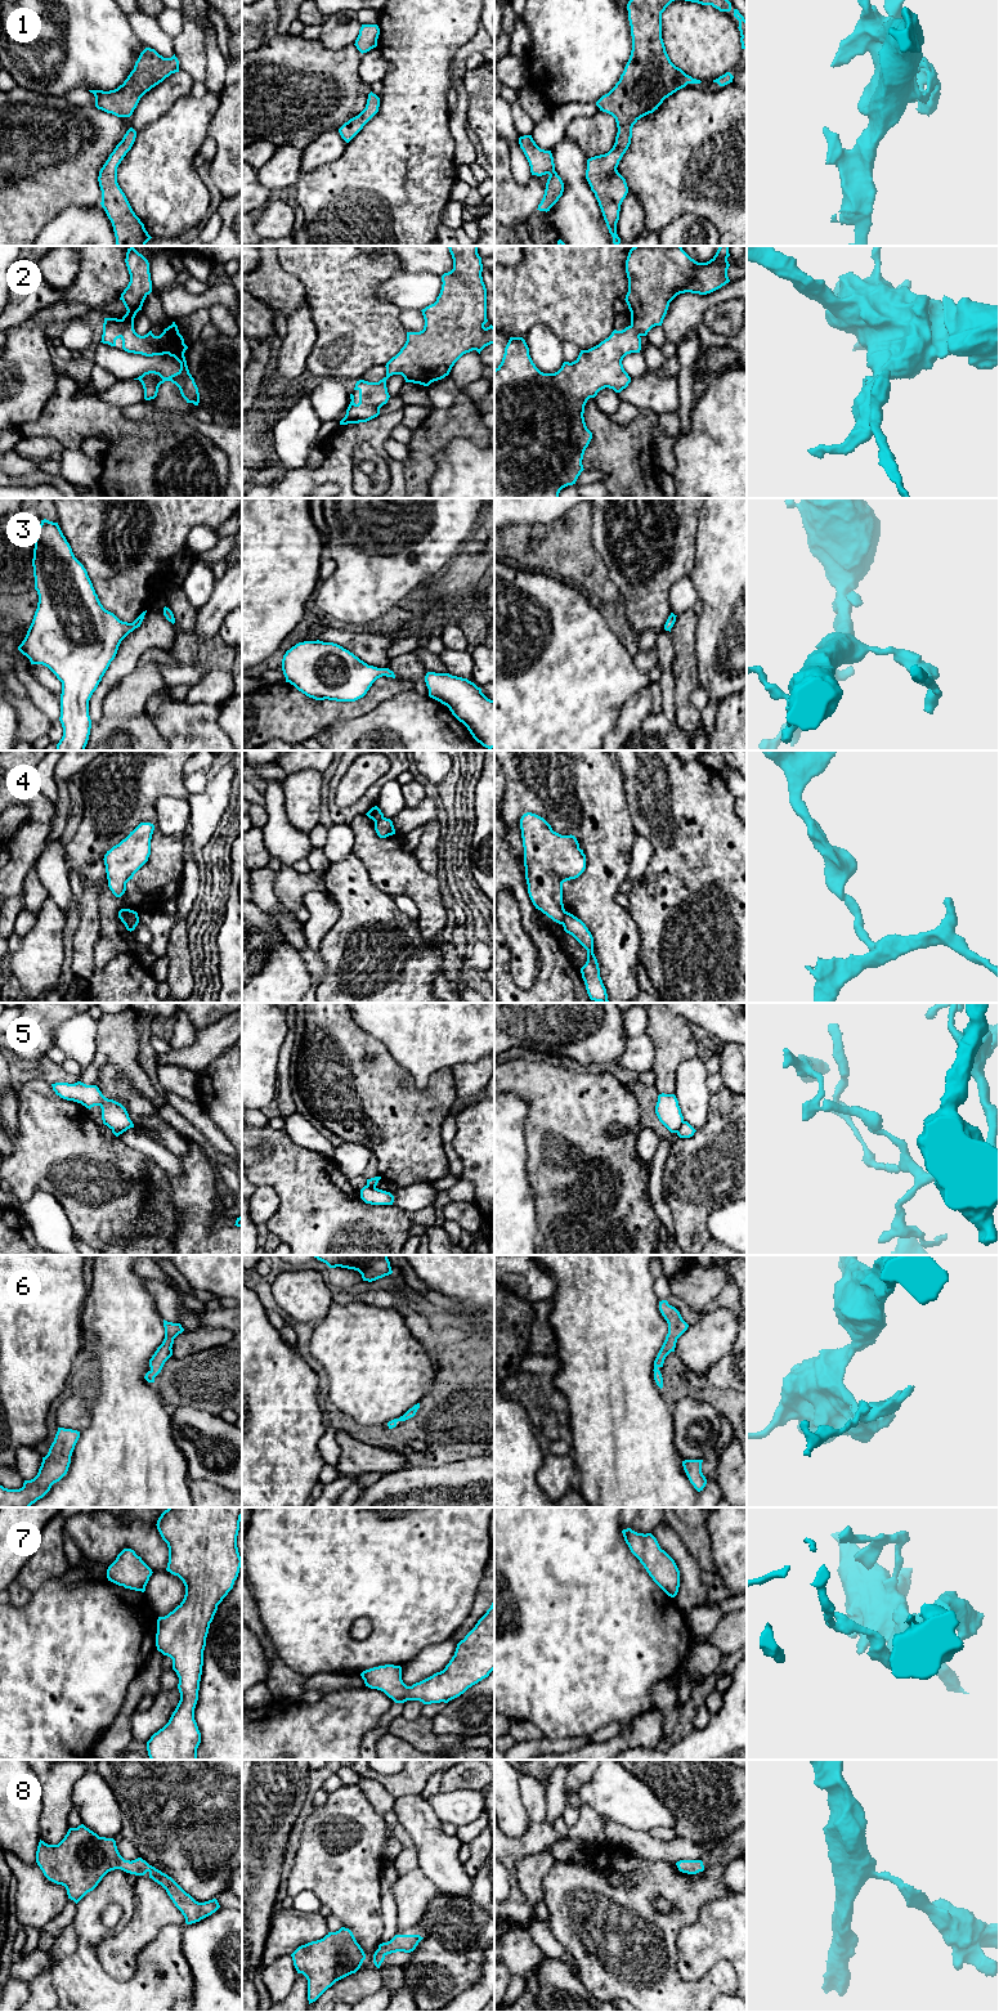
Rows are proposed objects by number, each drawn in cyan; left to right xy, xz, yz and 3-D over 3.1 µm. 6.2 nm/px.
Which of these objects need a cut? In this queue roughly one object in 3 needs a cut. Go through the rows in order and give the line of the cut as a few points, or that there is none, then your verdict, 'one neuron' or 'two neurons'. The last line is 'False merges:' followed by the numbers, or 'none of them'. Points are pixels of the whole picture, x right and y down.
1: no cut | one neuron
2: no cut | one neuron
3: no cut | one neuron
4: xy (135, 912), (124, 923) | two neurons
5: yz (684, 1121), (676, 1132) | two neurons
6: no cut | one neuron
7: no cut | one neuron
8: no cut | one neuron
False merges: 4, 5

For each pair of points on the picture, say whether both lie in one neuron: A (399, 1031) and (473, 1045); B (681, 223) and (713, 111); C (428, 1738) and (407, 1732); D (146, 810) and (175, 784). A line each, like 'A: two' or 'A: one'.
A: one
B: two
C: one
D: one

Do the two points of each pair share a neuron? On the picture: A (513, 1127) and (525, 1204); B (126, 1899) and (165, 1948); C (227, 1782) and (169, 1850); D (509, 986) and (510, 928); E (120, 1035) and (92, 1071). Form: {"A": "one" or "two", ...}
{"A": "one", "B": "one", "C": "one", "D": "two", "E": "one"}

